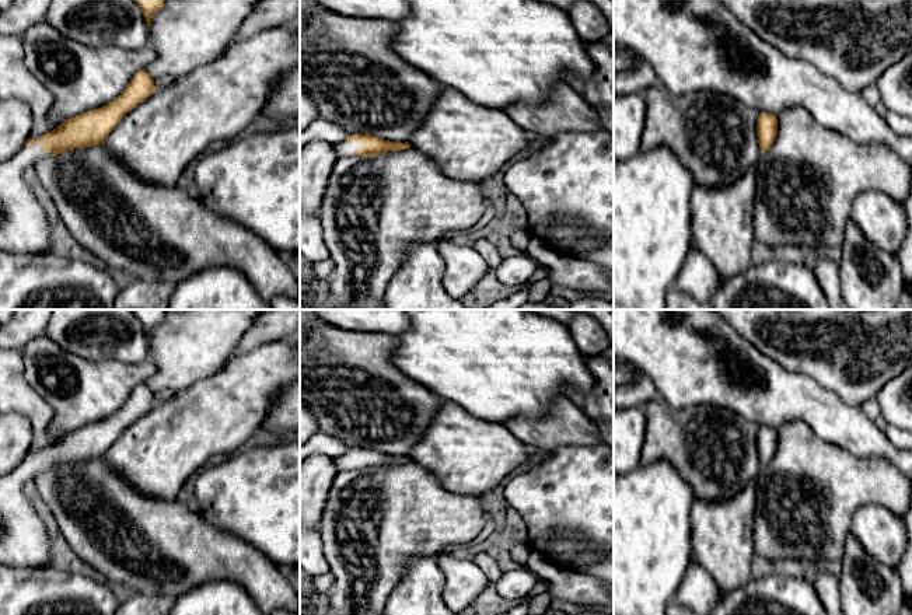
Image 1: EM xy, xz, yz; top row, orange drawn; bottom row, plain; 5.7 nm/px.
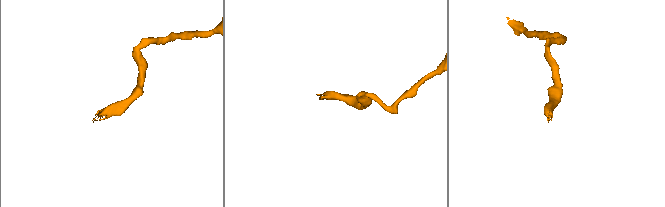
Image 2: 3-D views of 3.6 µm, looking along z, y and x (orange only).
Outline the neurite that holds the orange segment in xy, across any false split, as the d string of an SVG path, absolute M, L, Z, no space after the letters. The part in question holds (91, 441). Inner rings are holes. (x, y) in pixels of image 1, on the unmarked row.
M146 382L139 384L115 415L64 433L41 451L28 452L13 472L0 475L0 565L46 567L53 563L48 517L24 492L25 482L49 469L104 457L118 436L154 405L154 392Z

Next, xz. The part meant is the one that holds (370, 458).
M364 447L347 450L343 457L333 458L338 471L342 469L368 471L384 468L387 465L401 465L409 461L410 458L408 455L395 457Z

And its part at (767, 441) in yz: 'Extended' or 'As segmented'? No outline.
As segmented

